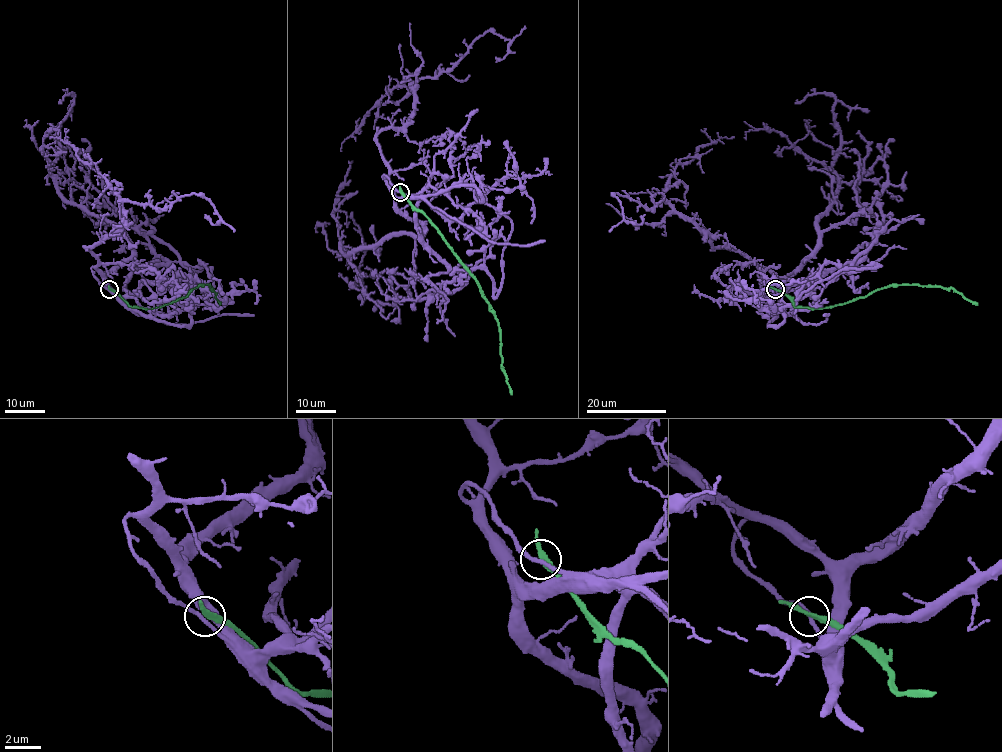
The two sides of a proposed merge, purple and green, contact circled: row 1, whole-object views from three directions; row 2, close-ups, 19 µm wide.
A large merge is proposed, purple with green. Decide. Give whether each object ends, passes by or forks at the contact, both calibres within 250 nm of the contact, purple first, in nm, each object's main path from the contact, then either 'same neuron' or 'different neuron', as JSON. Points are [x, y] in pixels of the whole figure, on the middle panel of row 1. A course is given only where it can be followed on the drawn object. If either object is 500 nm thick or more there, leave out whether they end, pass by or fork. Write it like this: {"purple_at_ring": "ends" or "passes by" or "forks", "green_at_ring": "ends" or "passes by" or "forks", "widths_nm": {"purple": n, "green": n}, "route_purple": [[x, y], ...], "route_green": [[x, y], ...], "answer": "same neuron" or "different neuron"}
{"purple_at_ring": "passes by", "green_at_ring": "passes by", "widths_nm": {"purple": 200, "green": 240}, "route_purple": [[400, 192], [382, 176], [376, 136], [406, 122], [414, 83], [450, 70], [489, 31], [511, 42], [496, 62]], "route_green": [[400, 192], [421, 212], [475, 278], [498, 322], [503, 370], [511, 394]], "answer": "different neuron"}

